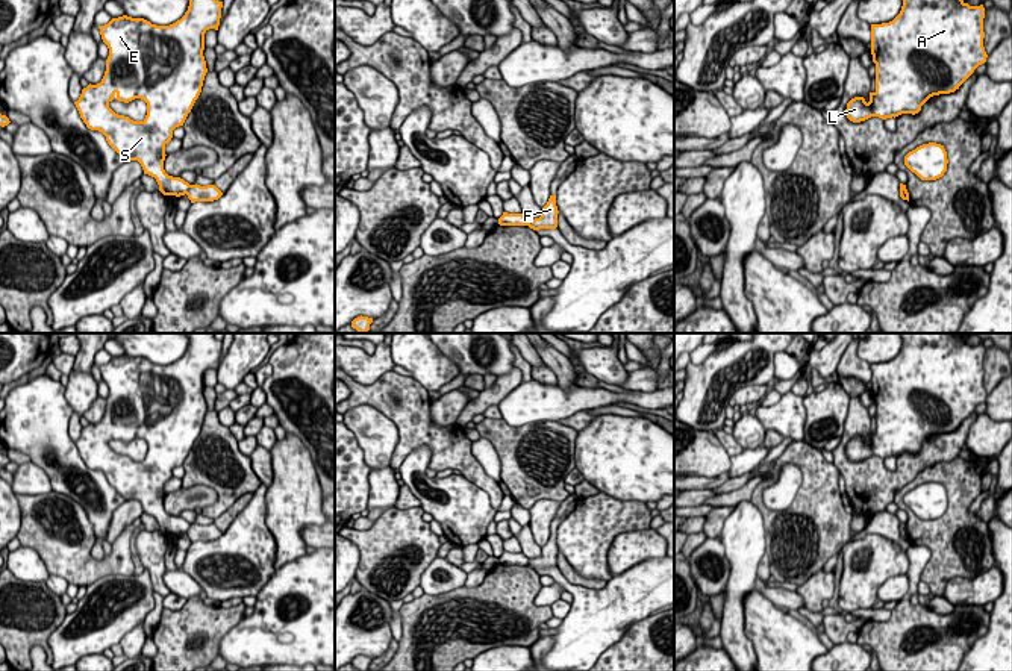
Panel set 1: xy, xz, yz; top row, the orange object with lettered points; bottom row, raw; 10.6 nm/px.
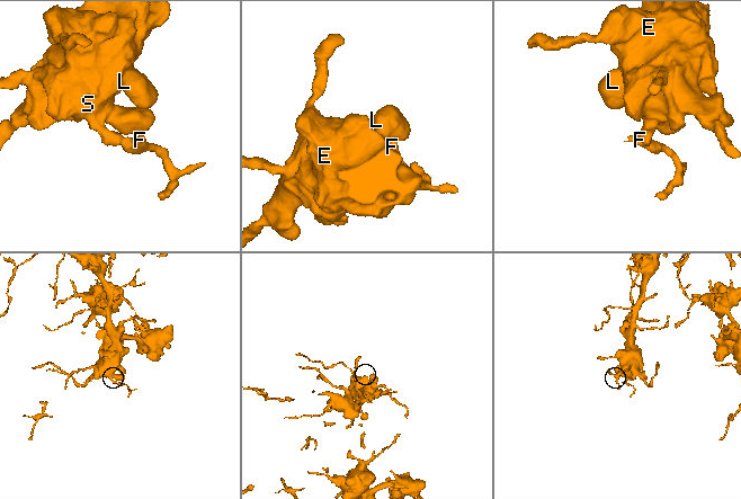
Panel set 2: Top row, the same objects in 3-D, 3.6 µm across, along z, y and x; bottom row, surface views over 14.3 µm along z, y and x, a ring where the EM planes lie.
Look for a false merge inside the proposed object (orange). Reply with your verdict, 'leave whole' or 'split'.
split

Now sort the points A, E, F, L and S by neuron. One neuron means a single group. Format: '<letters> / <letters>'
A E L S / F

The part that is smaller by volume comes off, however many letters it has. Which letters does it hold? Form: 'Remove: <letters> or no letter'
Remove: F

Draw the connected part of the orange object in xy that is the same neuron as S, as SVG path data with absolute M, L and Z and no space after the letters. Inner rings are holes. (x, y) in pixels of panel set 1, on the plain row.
M214 333L186 336L188 350L170 365L127 354L98 365L109 388L106 410L100 423L89 423L74 441L88 468L102 471L124 500L138 500L164 535L176 536L185 535L189 523L165 512L165 485L201 432L208 412L205 373L218 370L223 347ZM114 438L144 439L145 457L133 460L115 453L109 447Z

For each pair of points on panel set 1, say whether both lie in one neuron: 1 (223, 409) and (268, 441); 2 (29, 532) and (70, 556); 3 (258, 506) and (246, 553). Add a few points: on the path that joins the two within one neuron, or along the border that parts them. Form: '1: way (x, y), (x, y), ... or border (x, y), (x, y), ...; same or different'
1: way (234, 409), (258, 430); same
2: way (40, 532), (44, 532), (59, 546); same
3: way (252, 518), (247, 541); same

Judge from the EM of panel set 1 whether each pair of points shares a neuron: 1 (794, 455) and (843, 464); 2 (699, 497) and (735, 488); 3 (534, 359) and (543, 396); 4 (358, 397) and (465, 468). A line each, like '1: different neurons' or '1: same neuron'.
1: different neurons
2: same neuron
3: different neurons
4: same neuron

